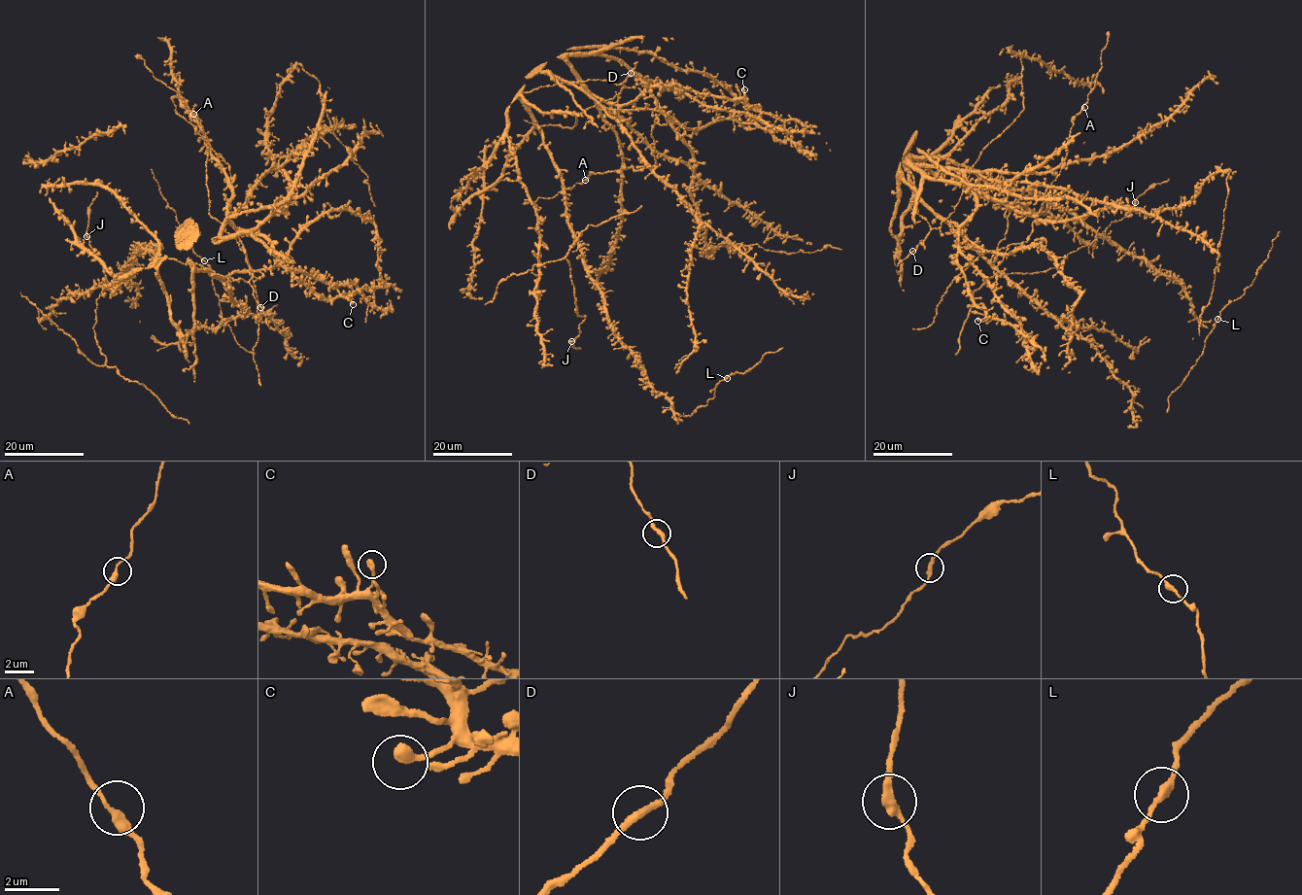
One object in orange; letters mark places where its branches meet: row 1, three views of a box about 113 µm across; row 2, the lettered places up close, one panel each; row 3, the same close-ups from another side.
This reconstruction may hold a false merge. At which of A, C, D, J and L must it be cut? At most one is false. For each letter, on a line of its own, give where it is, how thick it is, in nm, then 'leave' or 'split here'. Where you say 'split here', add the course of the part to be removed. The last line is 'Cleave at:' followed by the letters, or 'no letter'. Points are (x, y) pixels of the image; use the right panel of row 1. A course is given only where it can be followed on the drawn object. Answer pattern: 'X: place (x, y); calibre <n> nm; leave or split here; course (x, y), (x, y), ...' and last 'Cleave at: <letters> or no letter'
A: place (1084, 107); calibre 320 nm; leave
C: place (977, 321); calibre 300 nm; leave
D: place (912, 251); calibre 260 nm; leave
J: place (1135, 202); calibre 280 nm; leave
L: place (1217, 319); calibre 260 nm; leave
Cleave at: no letter

